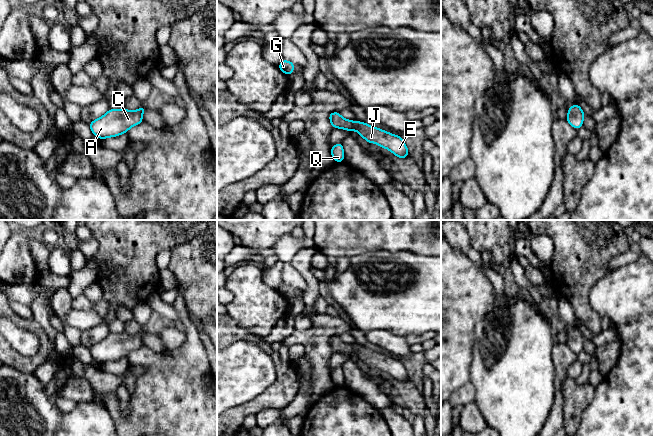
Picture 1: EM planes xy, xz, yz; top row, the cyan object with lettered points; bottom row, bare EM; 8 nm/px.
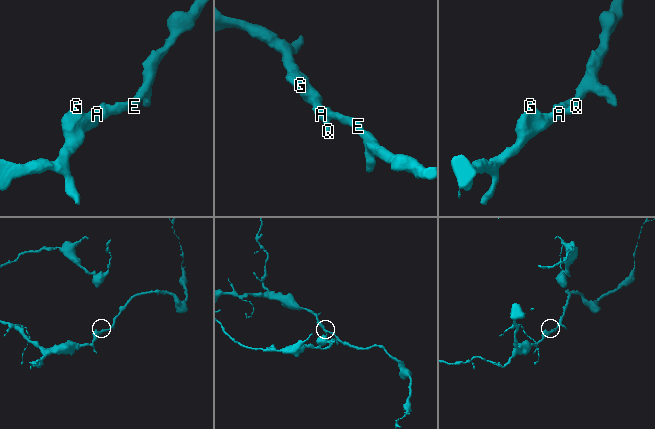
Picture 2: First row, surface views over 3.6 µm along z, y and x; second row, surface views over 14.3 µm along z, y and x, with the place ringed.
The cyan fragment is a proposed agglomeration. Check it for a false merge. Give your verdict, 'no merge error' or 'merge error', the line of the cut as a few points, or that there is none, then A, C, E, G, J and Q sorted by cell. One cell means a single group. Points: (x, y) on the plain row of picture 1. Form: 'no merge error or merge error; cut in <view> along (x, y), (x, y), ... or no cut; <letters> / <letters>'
no merge error; no cut; A C E G J Q

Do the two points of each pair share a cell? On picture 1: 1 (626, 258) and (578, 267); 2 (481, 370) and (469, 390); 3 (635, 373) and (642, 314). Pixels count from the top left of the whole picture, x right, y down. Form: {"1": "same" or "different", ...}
{"1": "different", "2": "different", "3": "same"}

